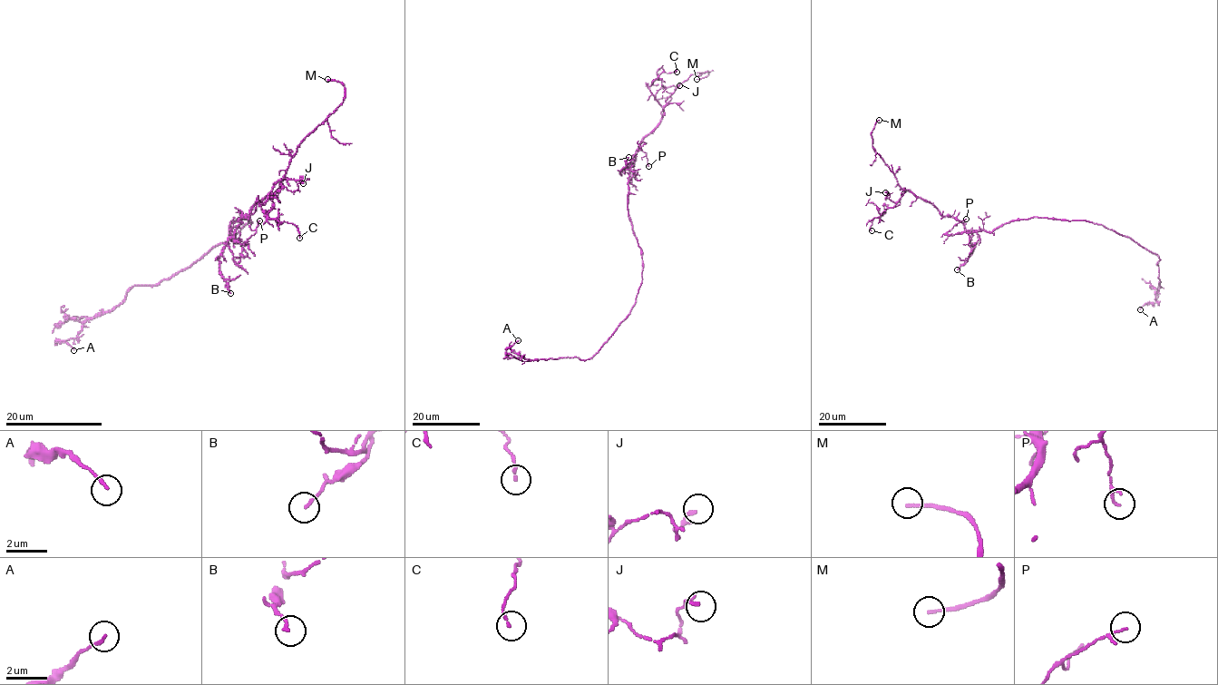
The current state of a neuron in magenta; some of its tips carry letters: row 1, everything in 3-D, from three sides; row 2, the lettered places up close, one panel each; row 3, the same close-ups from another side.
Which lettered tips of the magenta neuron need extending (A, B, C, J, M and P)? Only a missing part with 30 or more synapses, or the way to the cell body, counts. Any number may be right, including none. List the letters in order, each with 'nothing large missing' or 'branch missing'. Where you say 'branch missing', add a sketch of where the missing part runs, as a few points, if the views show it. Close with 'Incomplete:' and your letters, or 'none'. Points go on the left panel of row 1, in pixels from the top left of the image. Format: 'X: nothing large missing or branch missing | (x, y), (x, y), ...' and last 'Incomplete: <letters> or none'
A: nothing large missing
B: nothing large missing
C: nothing large missing
J: nothing large missing
M: branch missing | (327, 79), (306, 77), (290, 59), (290, 48)
P: nothing large missing
Incomplete: M

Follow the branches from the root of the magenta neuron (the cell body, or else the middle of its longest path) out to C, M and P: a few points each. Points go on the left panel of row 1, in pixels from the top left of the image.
C: (244, 218), (229, 225), (230, 239), (279, 181), (261, 209), (292, 223), (299, 238)
M: (244, 218), (229, 225), (230, 239), (250, 210), (280, 187), (297, 146), (343, 101), (344, 86), (327, 79)
P: (244, 218), (229, 225), (229, 238), (241, 243), (248, 242), (259, 220)

